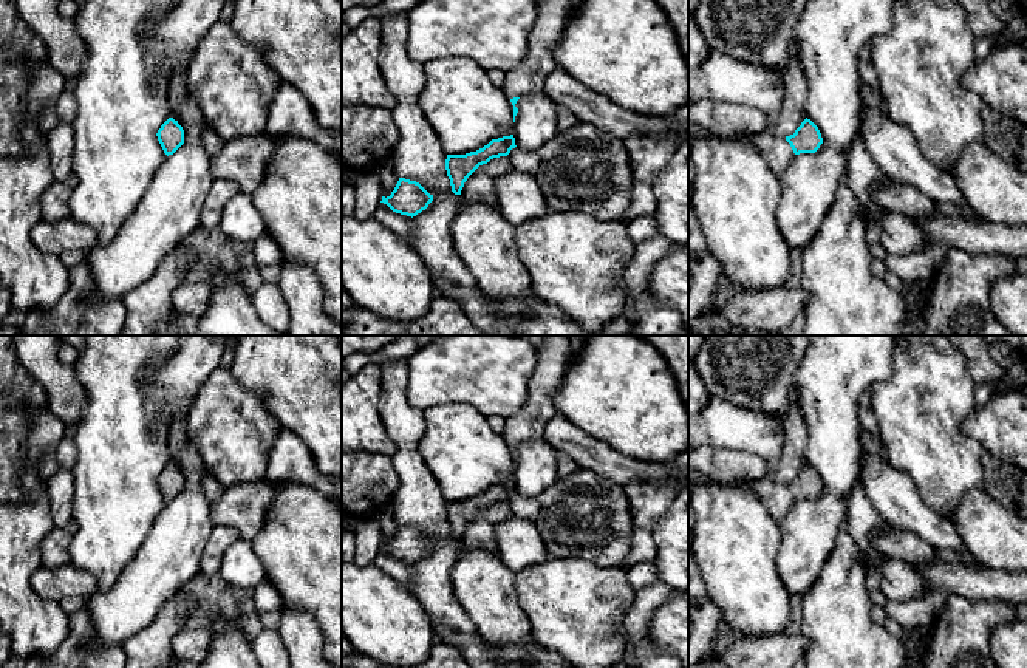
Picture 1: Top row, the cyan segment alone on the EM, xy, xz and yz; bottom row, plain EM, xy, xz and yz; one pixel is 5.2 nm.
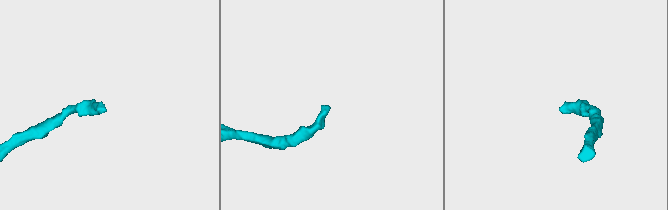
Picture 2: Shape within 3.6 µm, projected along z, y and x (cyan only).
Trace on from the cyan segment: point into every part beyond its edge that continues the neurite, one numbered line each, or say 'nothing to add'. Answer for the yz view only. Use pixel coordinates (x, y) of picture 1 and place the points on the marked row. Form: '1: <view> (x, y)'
1: yz (778, 153)

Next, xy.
nothing to add

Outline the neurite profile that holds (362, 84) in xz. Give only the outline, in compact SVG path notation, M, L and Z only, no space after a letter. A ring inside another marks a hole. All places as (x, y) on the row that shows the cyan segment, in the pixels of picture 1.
M374 17L342 37L342 102L388 110L396 107L377 63L380 37L382 25Z

